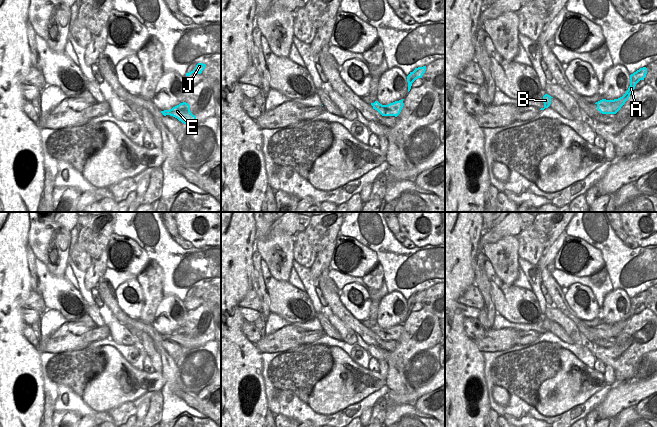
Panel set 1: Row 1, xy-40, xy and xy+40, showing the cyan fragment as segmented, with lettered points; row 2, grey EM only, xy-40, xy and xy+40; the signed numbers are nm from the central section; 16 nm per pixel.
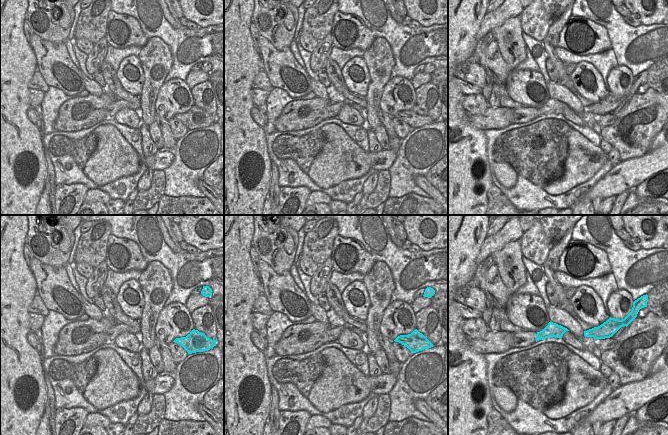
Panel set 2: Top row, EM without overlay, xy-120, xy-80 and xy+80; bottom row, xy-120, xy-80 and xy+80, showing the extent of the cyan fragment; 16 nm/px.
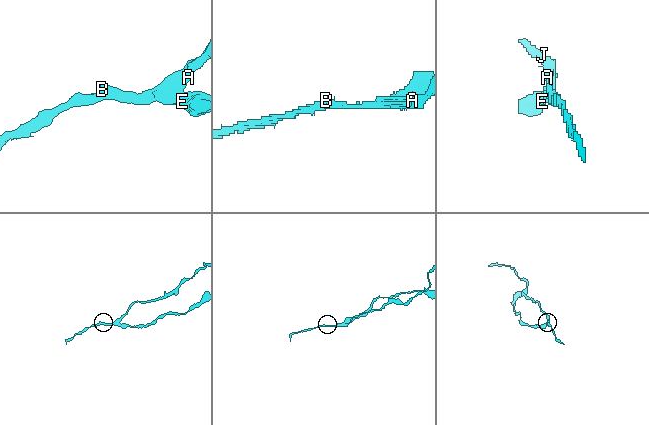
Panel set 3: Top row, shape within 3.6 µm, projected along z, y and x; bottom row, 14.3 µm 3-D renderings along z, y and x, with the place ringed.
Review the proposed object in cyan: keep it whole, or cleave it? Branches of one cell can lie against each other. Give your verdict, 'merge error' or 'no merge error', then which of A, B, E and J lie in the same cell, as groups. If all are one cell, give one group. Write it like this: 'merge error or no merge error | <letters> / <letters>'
merge error | A B J / E

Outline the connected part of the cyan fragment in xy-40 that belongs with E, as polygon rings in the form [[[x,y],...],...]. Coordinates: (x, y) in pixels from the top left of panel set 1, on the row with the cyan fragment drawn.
[[[186,102],[180,103],[170,110],[161,111],[161,113],[164,116],[173,116],[184,124],[195,124],[196,122],[196,116],[191,113],[190,105]]]

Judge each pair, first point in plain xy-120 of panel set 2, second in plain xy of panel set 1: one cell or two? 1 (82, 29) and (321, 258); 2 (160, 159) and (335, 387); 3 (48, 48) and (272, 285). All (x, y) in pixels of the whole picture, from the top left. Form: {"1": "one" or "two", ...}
{"1": "two", "2": "one", "3": "one"}

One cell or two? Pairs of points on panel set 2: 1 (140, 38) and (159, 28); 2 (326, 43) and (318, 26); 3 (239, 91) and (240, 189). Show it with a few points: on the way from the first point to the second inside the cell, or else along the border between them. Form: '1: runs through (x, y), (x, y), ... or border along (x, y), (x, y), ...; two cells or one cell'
1: border along (131, 16), (137, 20), (147, 39); two cells
2: border along (330, 32), (318, 41); two cells
3: runs through (234, 115), (234, 165); one cell

